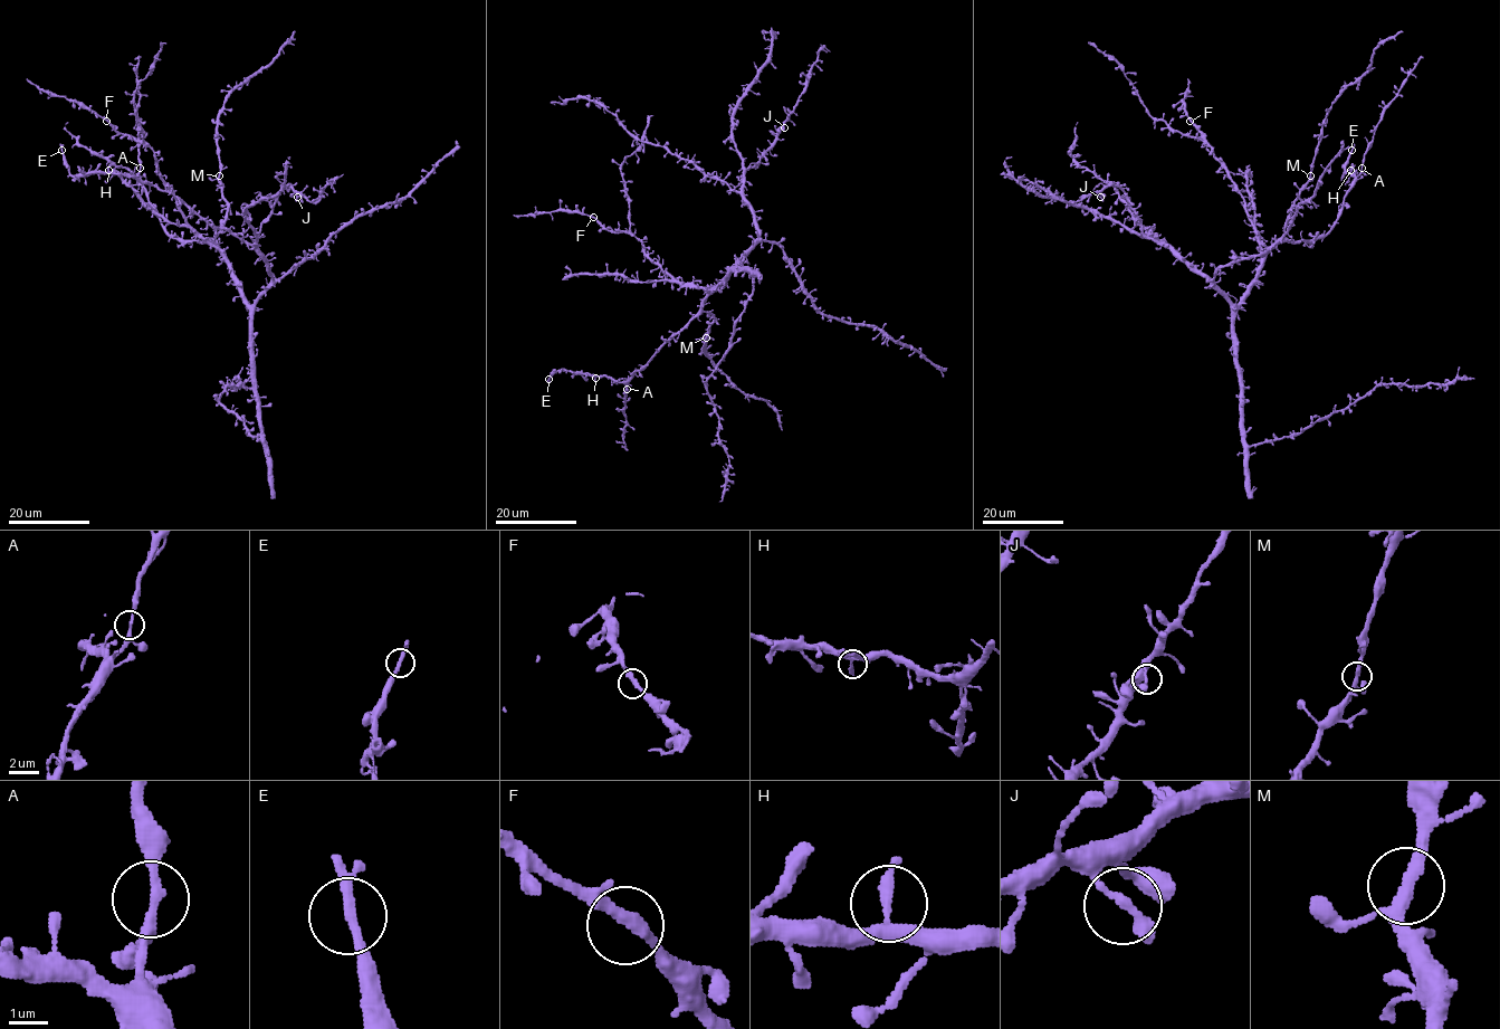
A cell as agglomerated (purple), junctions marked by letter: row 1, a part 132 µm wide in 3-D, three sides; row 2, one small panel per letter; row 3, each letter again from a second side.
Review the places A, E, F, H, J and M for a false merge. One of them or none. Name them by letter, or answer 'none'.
none

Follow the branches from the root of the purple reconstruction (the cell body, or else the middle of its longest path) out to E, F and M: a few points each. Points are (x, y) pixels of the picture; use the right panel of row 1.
E: (1234, 314), (1260, 260), (1276, 245), (1316, 240), (1330, 229), (1354, 179), (1350, 173), (1343, 174), (1352, 150)
F: (1234, 314), (1234, 306), (1260, 264), (1259, 232), (1226, 168), (1190, 121)
M: (1234, 314), (1234, 306), (1254, 277), (1260, 260), (1283, 237), (1292, 201), (1310, 175)

